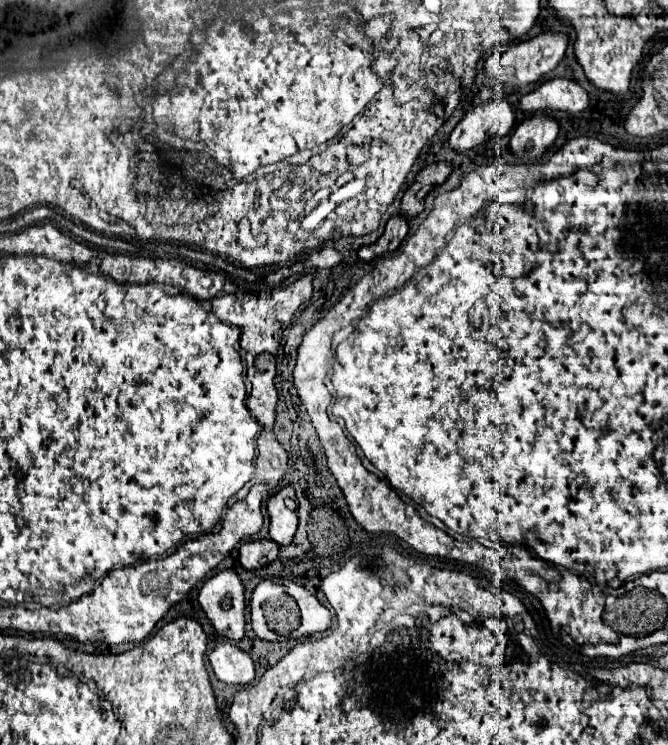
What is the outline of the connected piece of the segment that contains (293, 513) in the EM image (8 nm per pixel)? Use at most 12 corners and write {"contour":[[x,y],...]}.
{"contour":[[291,484],[269,498],[269,538],[289,544],[297,530]]}

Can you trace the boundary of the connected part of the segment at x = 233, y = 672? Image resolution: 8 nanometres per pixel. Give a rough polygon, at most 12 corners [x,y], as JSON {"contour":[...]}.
{"contour":[[231,640],[209,654],[215,676],[227,684],[249,684],[255,664]]}

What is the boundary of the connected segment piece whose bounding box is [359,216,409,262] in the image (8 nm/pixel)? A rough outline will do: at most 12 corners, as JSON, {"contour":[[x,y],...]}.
{"contour":[[403,216],[391,218],[375,244],[359,250],[359,260],[399,250],[409,228]]}

